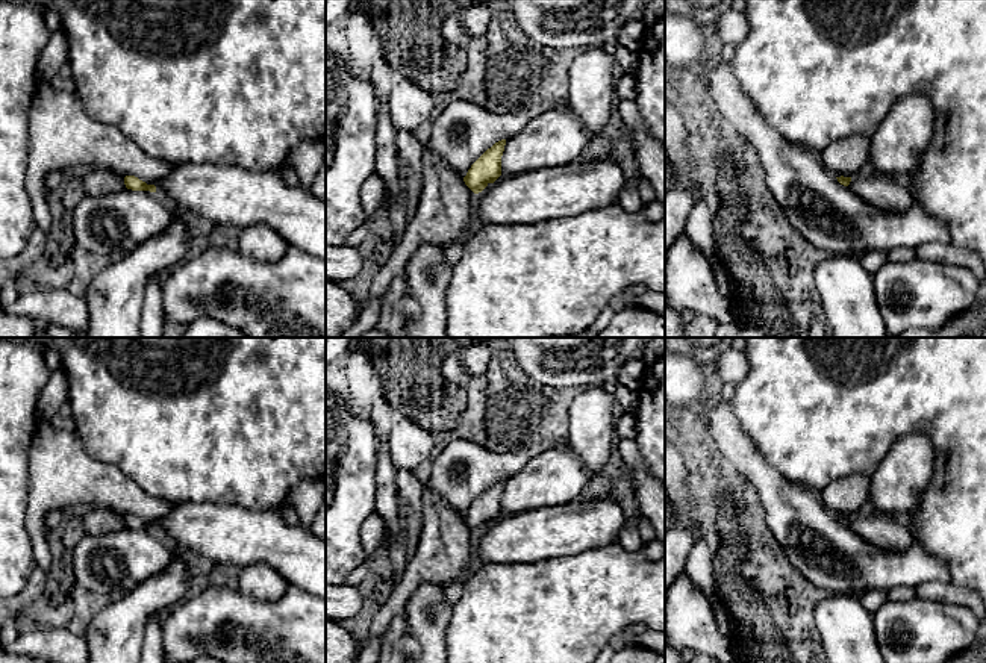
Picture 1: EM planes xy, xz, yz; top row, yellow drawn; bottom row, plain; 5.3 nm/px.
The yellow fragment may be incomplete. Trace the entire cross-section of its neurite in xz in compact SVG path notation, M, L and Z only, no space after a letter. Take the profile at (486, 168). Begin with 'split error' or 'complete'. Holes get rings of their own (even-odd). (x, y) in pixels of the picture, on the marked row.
complete | M506 139L495 142L468 170L463 182L474 194L482 192L489 183L494 183L501 176L504 145Z

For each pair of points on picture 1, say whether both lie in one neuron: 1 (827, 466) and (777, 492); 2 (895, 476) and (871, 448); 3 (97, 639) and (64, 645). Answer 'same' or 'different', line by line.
1: different
2: different
3: different

